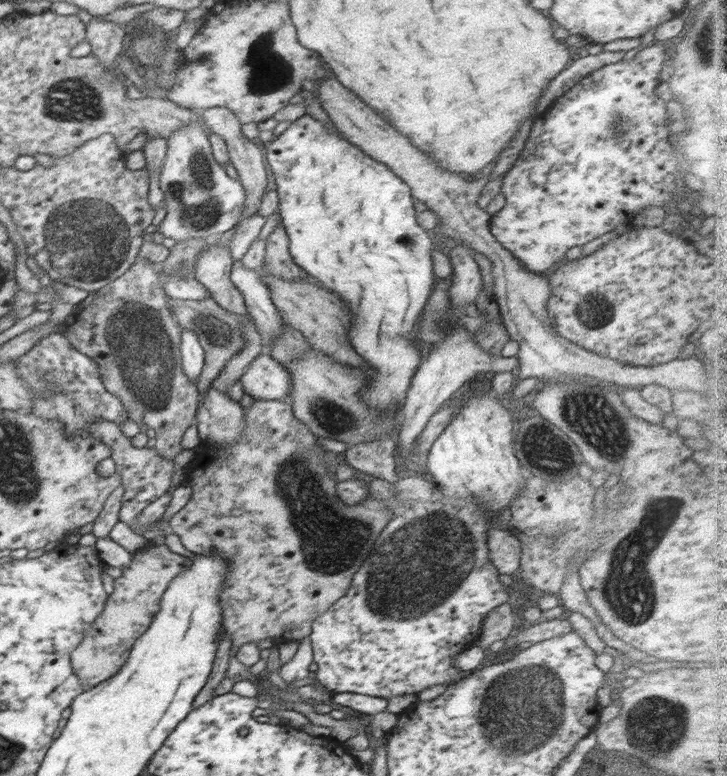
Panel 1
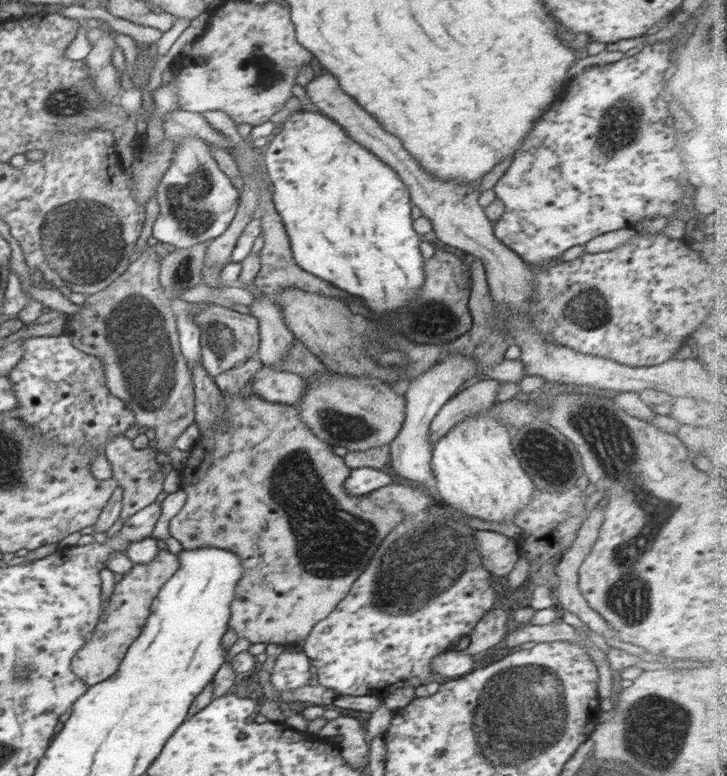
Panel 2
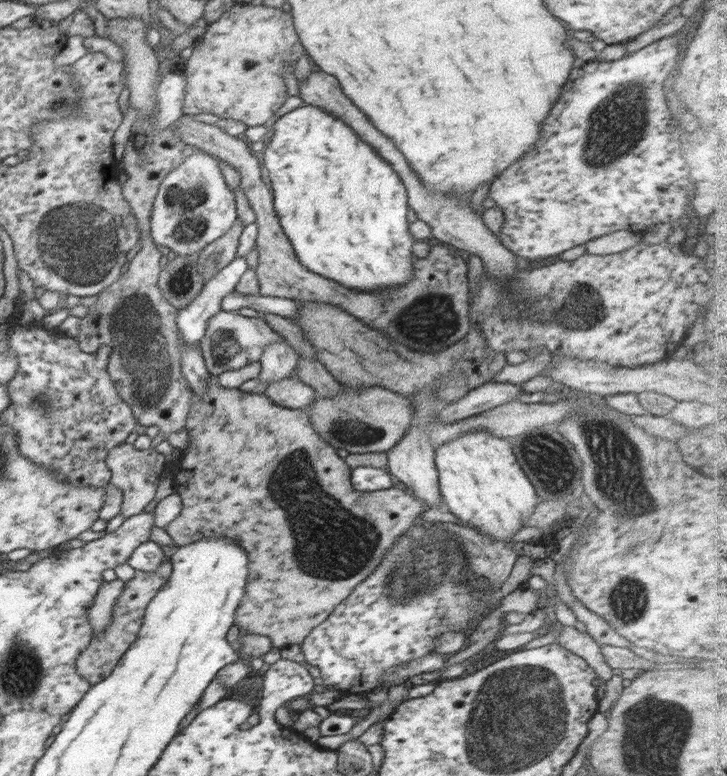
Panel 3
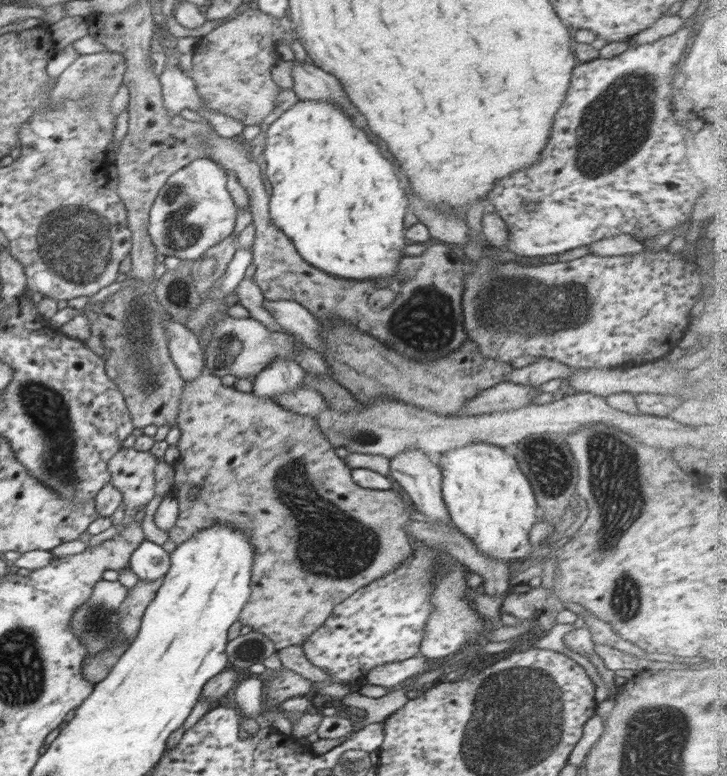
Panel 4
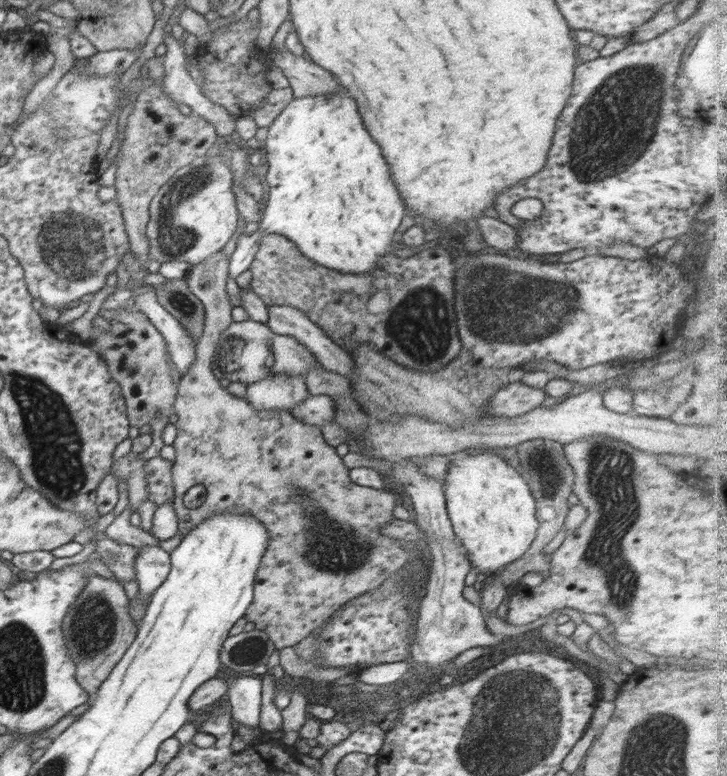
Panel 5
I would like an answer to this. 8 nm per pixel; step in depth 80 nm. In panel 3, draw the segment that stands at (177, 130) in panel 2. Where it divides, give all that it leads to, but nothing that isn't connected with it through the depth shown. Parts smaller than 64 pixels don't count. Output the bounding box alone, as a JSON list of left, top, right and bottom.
[176,113,472,353]

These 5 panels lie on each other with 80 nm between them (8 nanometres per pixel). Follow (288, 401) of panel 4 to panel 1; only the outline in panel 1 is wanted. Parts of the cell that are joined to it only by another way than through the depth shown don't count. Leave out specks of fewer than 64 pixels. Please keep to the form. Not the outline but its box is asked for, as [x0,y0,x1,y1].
[240,354,292,400]

